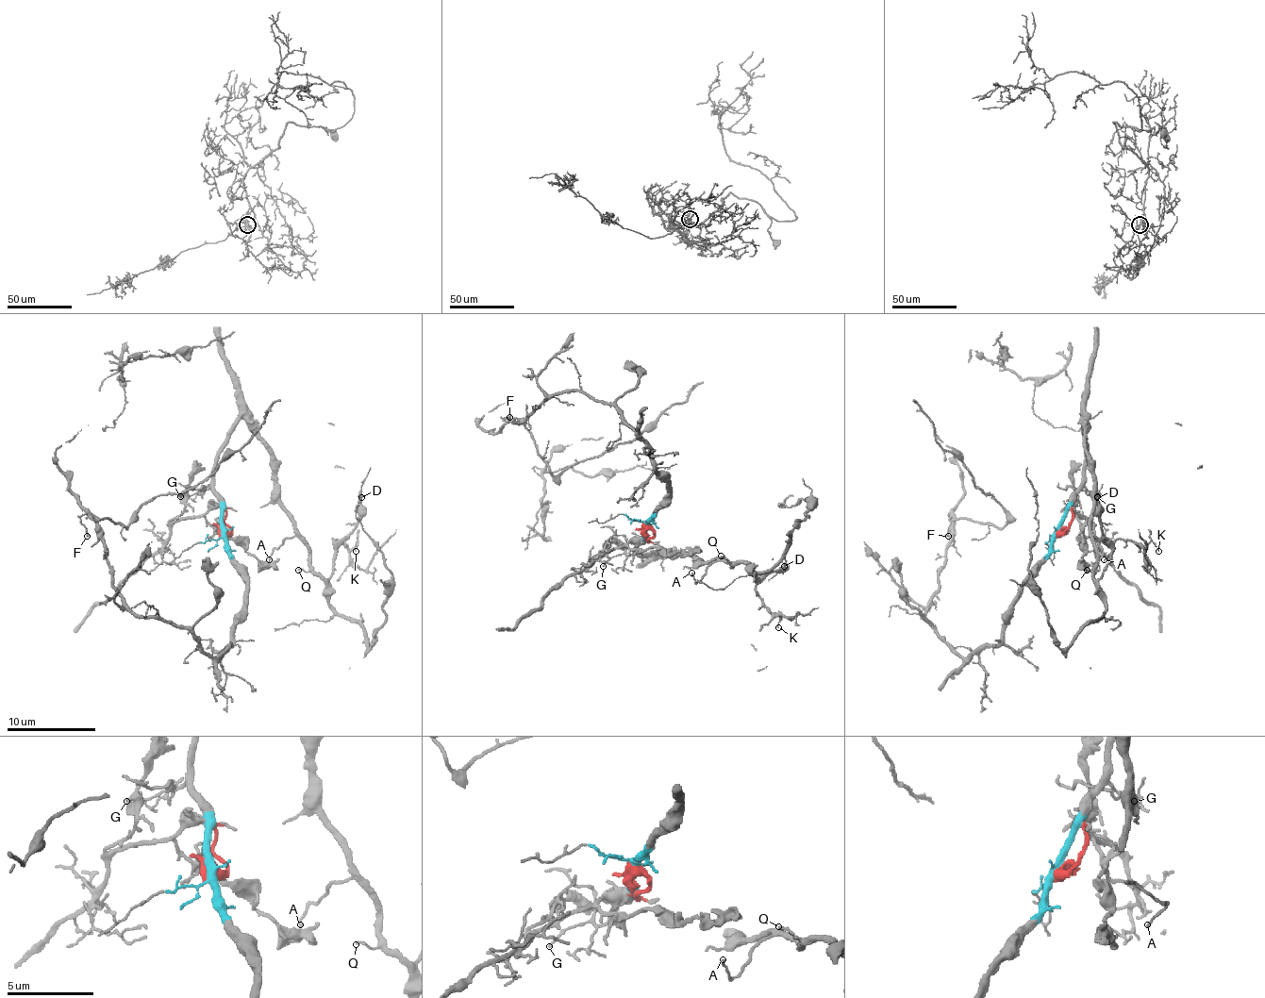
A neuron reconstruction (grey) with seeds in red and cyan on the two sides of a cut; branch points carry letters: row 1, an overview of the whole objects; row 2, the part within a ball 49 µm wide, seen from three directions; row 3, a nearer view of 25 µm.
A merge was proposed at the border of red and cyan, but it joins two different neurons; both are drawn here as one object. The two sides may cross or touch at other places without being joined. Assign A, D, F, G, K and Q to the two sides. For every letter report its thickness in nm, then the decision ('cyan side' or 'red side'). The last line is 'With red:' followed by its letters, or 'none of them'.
A: calibre 110 nm; cyan side
D: calibre 140 nm; cyan side
F: calibre 140 nm; cyan side
G: calibre 110 nm; cyan side
K: calibre 100 nm; cyan side
Q: calibre 120 nm; cyan side
With red: none of them

